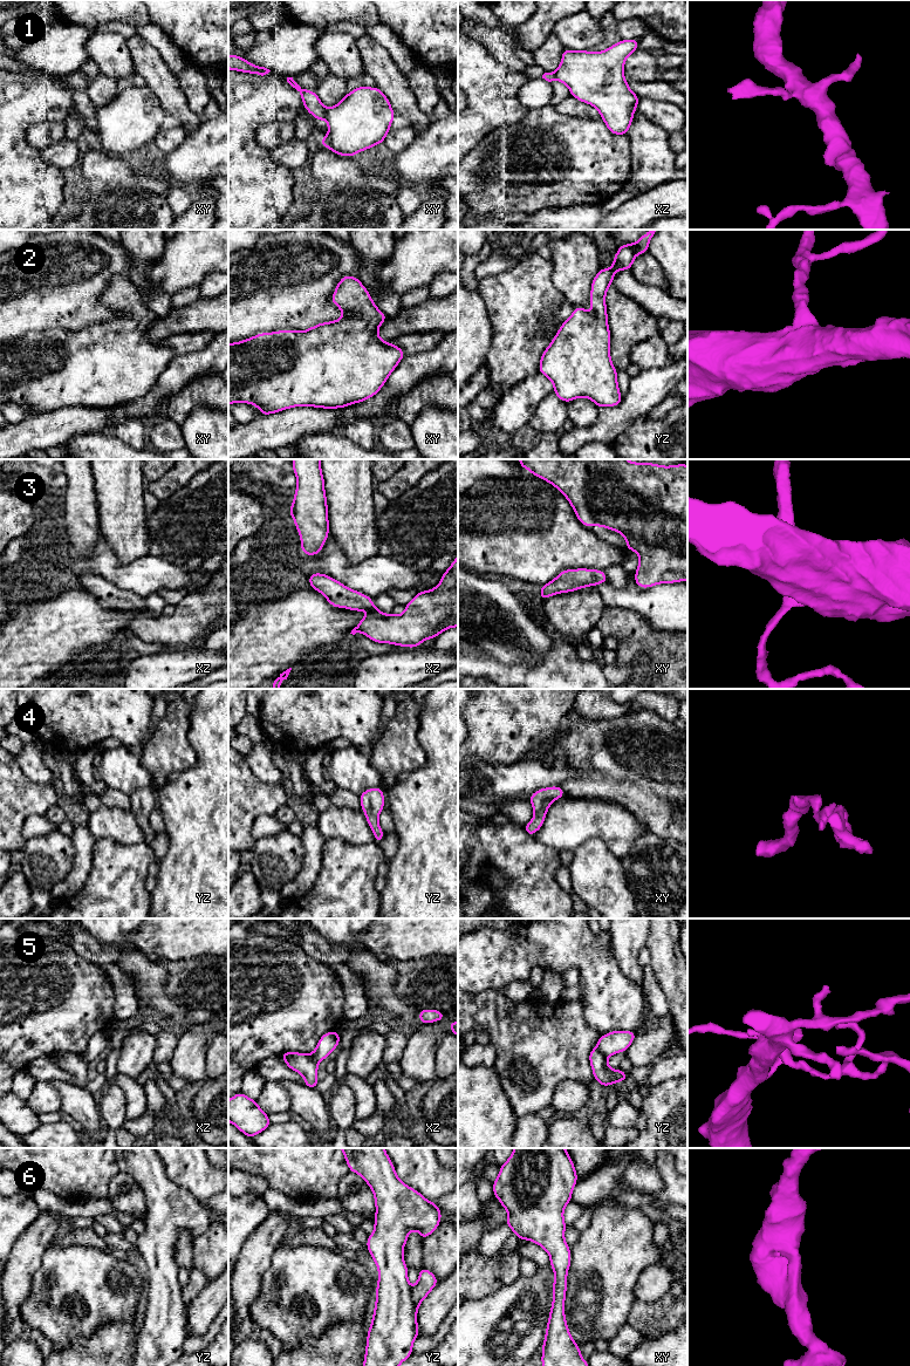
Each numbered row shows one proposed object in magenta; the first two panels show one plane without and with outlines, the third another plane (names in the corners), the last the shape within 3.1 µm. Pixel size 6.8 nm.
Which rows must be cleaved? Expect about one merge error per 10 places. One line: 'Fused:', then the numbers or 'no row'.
Fused: 1, 5

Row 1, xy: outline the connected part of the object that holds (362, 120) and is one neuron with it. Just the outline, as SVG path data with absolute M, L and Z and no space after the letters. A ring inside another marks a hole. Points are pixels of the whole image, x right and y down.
M358 87L327 109L329 130L319 144L340 156L353 157L382 144L395 116L388 97L377 87Z

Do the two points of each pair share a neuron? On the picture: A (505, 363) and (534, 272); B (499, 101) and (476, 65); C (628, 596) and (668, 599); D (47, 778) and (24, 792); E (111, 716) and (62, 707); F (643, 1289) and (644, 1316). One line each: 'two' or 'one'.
A: one
B: one
C: one
D: two
E: one
F: two

